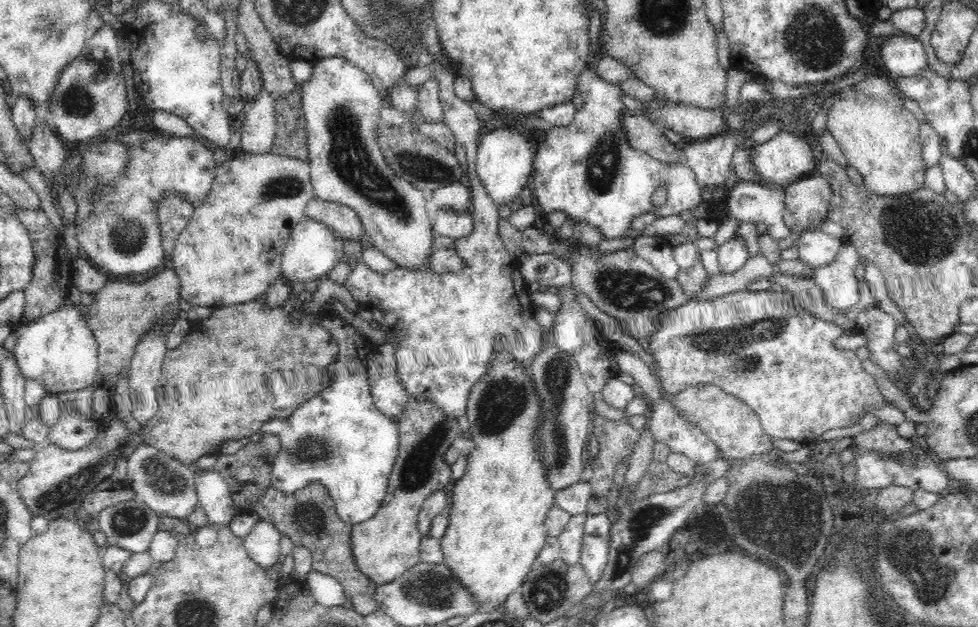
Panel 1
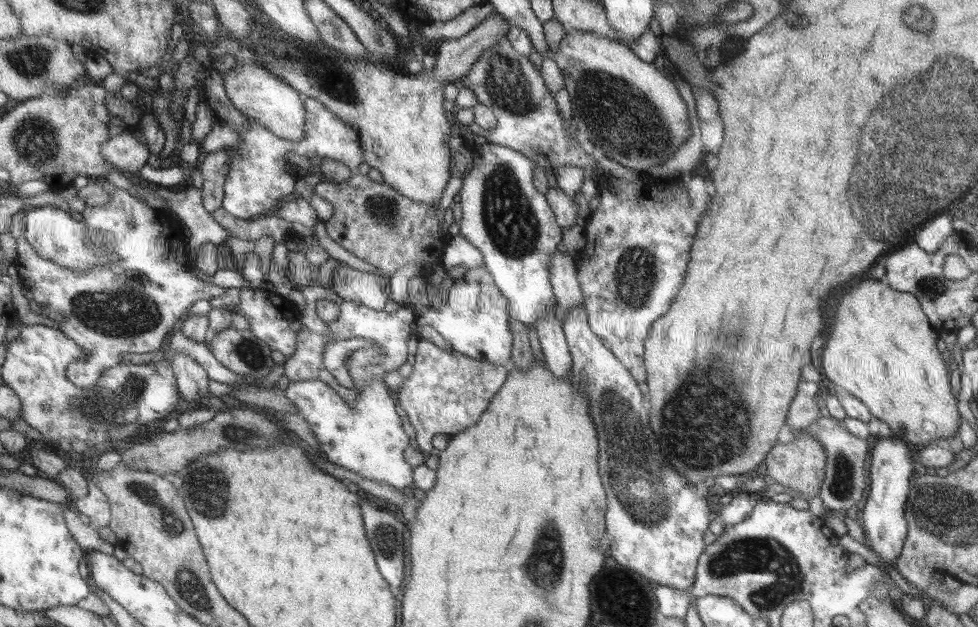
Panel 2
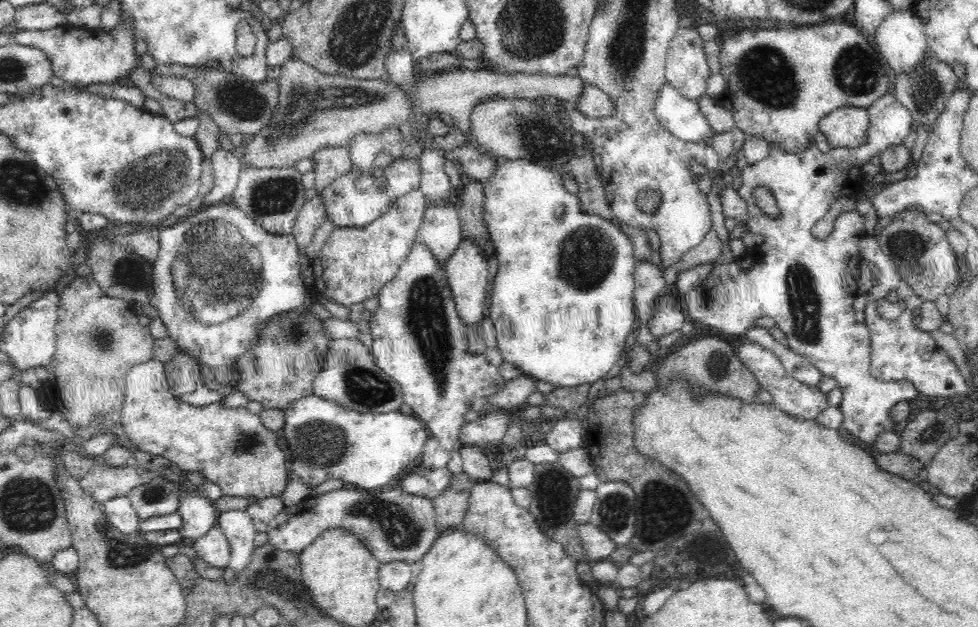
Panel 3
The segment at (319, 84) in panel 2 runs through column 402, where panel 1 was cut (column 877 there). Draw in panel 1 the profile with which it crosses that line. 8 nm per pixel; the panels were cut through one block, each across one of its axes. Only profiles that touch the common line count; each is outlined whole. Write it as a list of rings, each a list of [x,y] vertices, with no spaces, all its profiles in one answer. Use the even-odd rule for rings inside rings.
[[[872,74],[840,92],[826,124],[826,130],[842,147],[848,165],[862,176],[864,187],[880,196],[902,196],[925,187],[927,167],[920,153],[921,123],[896,94],[890,79]]]

